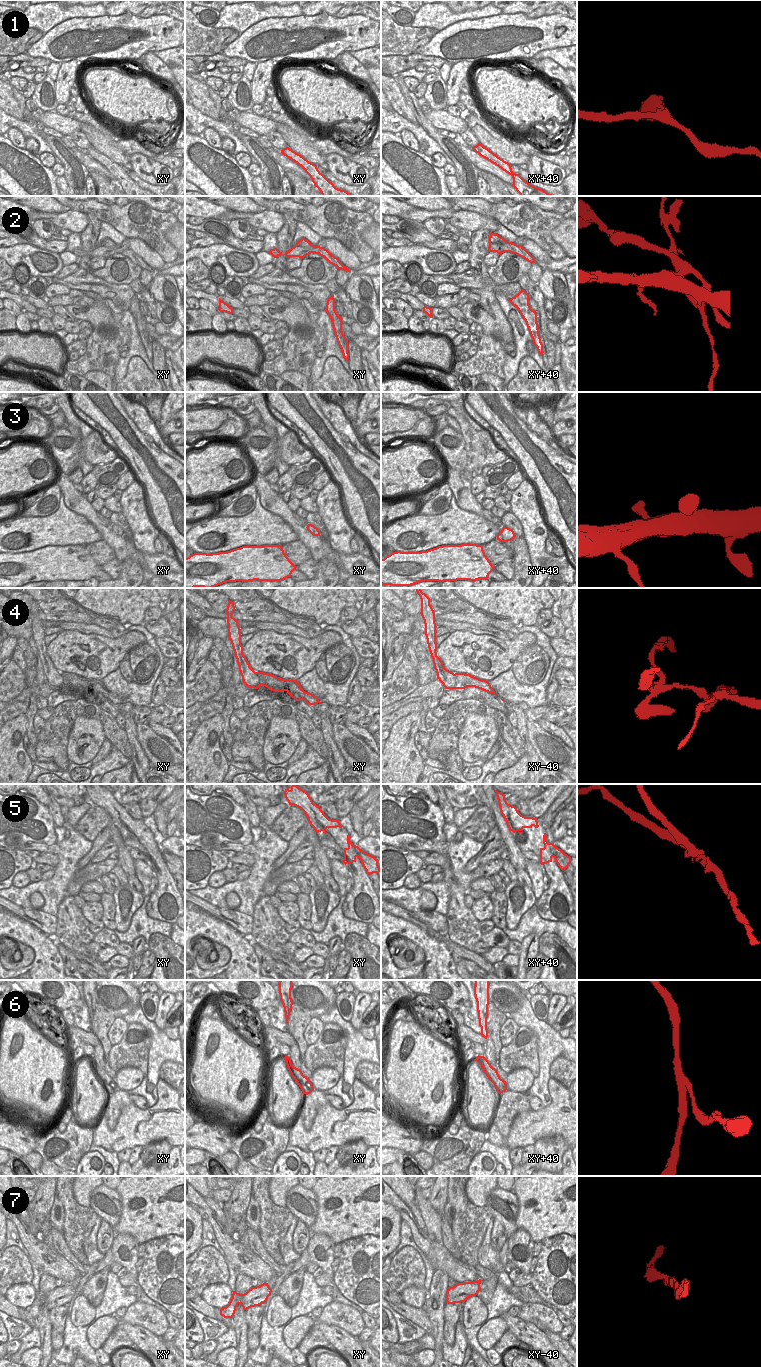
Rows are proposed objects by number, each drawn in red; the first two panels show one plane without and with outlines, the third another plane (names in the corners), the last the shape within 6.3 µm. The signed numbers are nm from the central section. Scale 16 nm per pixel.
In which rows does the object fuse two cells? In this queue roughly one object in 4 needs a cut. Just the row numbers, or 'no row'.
2, 4, 5, 6

